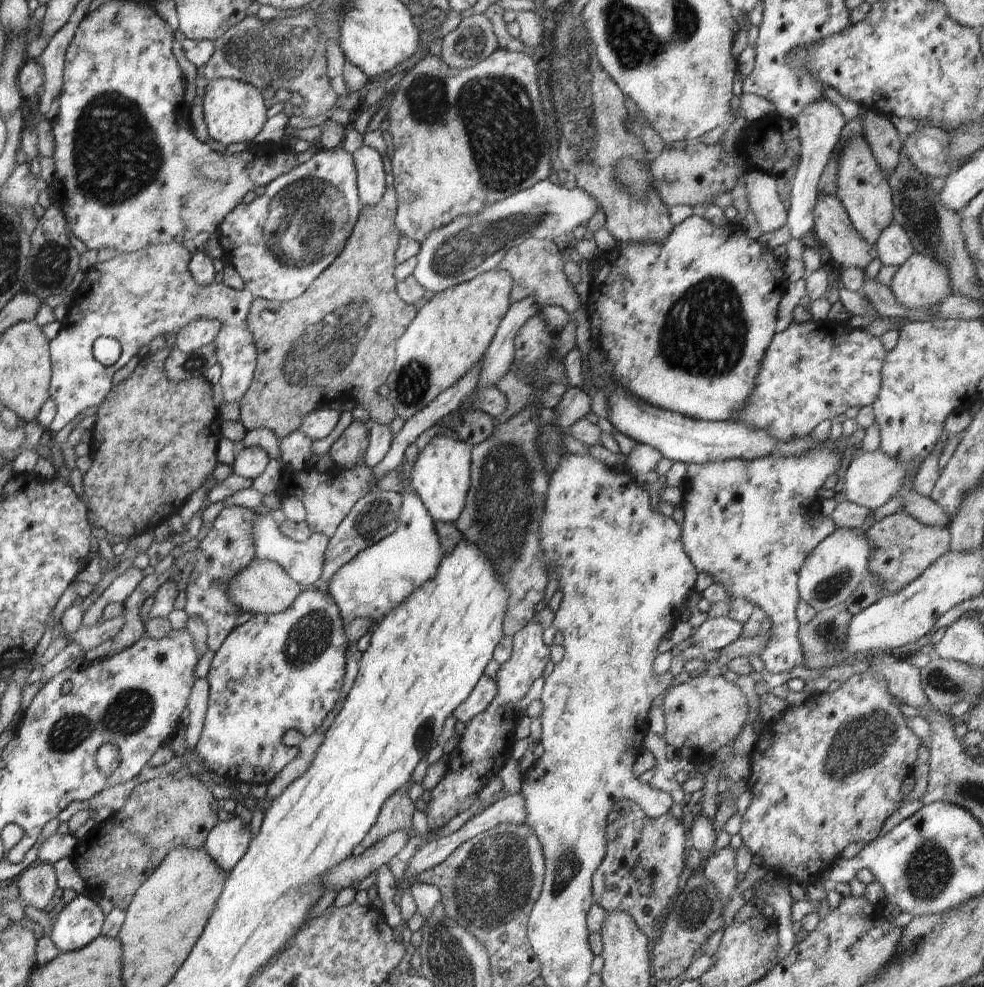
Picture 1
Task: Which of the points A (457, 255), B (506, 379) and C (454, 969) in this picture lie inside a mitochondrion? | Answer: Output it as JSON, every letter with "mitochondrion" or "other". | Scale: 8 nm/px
{"A":"mitochondrion","B":"other","C":"mitochondrion"}

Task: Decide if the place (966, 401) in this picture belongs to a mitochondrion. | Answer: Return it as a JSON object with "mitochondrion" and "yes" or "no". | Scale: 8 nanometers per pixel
{"mitochondrion":"no"}

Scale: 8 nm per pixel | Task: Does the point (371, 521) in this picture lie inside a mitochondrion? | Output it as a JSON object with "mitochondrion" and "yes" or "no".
{"mitochondrion":"yes"}

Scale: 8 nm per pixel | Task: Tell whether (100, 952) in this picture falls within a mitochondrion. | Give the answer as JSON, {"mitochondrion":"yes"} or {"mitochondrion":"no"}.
{"mitochondrion":"no"}

